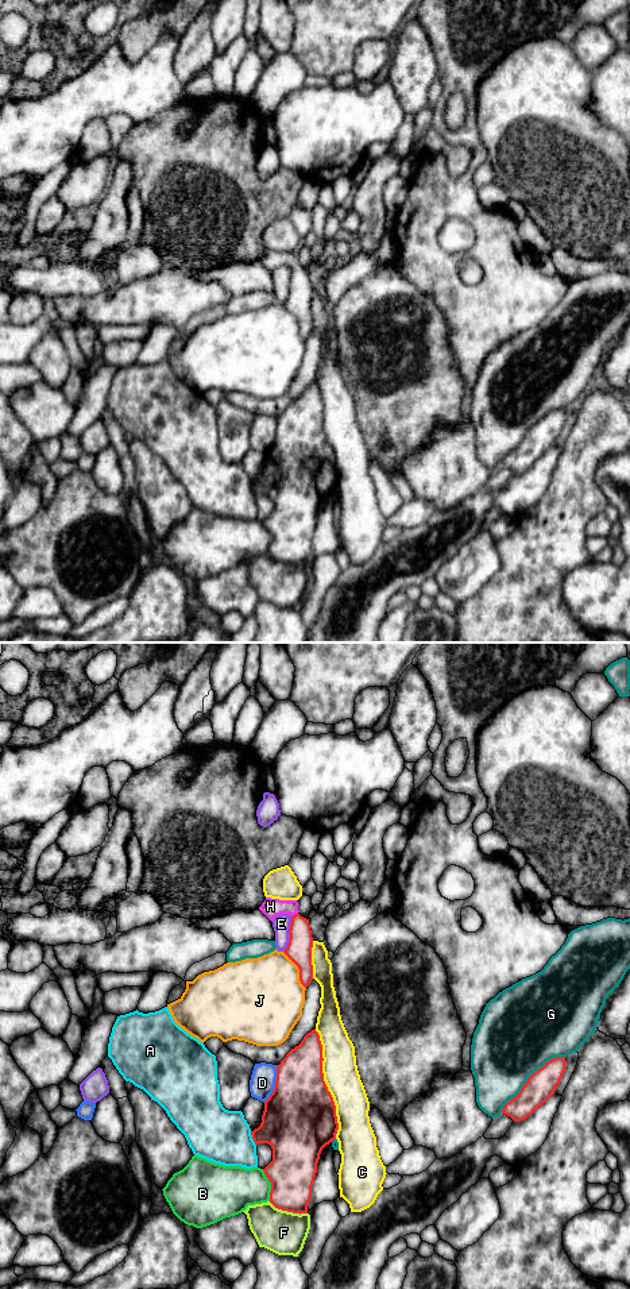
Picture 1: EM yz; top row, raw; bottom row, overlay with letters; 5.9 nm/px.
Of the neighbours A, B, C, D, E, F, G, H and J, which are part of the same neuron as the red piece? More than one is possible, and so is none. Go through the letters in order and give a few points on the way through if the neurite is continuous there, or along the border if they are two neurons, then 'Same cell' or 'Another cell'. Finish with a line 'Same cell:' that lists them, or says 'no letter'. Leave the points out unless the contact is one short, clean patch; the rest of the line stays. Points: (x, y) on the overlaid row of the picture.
A: Another cell
B: Another cell
C: Another cell
D: Another cell
E: Boundary: yz (292, 917), (288, 946), (283, 952). Another cell
F: Boundary: yz (269, 1201), (282, 1210), (306, 1214). Another cell
G: Another cell
H: Path across: yz (300, 945), (300, 925), (296, 914), (289, 907), (270, 907). Same cell
J: Another cell
Same cell: H

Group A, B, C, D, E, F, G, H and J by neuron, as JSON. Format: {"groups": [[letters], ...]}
{"groups": [["A"], ["B"], ["C"], ["D"], ["E"], ["F"], ["G"], ["H"], ["J"]]}

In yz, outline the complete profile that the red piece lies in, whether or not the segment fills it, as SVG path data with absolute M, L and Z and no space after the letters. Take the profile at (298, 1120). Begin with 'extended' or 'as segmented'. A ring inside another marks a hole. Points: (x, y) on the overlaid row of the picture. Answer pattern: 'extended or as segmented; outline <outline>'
as segmented; outline M314 1029L277 1065L275 1087L264 1101L262 1123L251 1131L255 1145L267 1143L273 1149L273 1161L263 1169L271 1182L270 1203L299 1215L308 1213L320 1154L336 1139L339 1130L336 1105L324 1081L322 1061L322 1045Z

